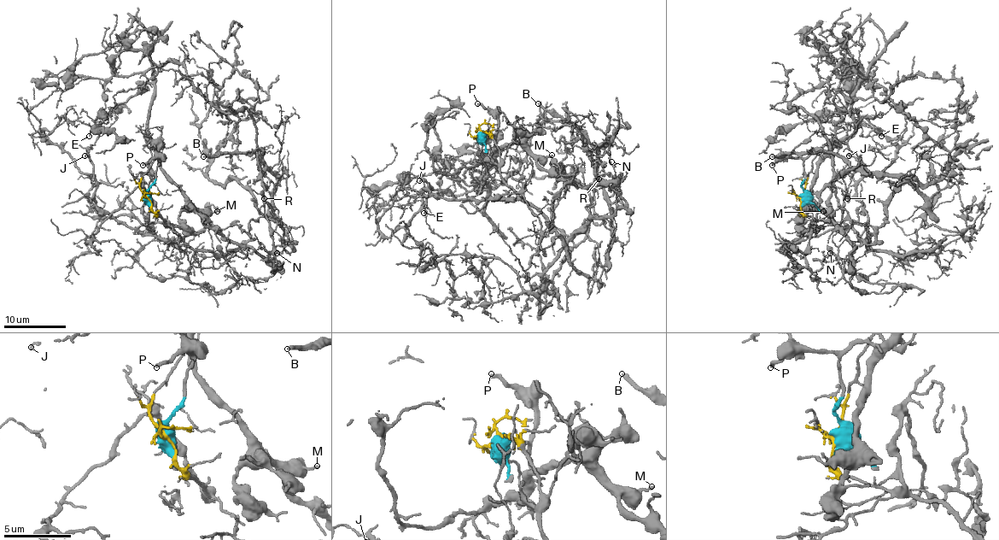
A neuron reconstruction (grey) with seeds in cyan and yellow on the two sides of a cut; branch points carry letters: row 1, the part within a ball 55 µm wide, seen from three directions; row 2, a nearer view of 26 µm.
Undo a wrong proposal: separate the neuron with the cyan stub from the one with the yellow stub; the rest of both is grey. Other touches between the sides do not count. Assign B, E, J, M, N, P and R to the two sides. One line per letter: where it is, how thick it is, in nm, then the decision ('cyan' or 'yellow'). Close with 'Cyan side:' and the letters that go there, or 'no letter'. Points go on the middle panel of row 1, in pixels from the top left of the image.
B: place (538, 103); calibre 300 nm; yellow
E: place (423, 213); calibre 100 nm; yellow
J: place (419, 180); calibre 200 nm; yellow
M: place (552, 155); calibre 190 nm; cyan
N: place (611, 161); calibre 170 nm; yellow
P: place (477, 103); calibre 280 nm; cyan
R: place (598, 179); calibre 200 nm; yellow
Cyan side: M, P

